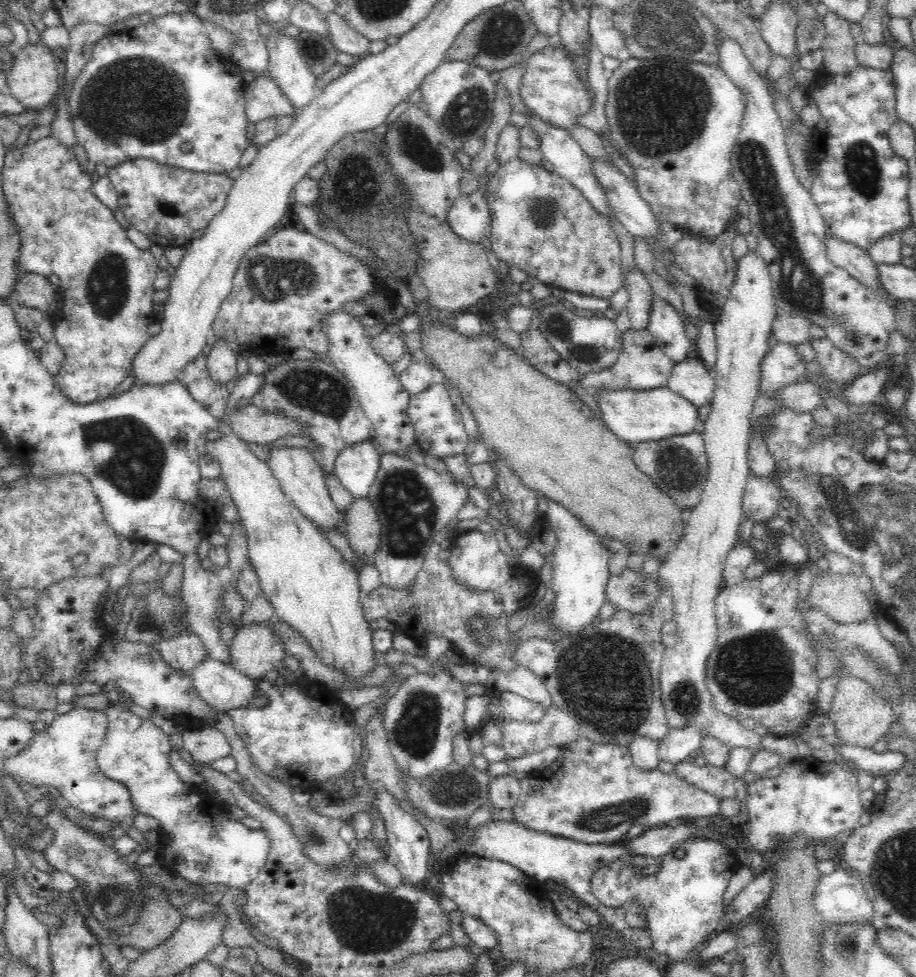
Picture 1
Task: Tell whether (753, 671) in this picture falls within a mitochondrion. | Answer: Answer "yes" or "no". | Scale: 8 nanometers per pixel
yes

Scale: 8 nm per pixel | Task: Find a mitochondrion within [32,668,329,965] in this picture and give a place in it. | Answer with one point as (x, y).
(114, 901)

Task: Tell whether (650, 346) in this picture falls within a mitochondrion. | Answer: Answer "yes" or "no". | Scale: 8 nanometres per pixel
no

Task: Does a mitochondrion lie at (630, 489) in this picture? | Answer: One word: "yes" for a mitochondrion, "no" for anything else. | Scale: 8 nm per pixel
no

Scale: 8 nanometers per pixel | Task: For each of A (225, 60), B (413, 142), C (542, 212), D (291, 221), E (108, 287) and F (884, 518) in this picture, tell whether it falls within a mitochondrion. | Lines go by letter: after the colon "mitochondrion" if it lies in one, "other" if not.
A: other
B: mitochondrion
C: mitochondrion
D: other
E: mitochondrion
F: mitochondrion

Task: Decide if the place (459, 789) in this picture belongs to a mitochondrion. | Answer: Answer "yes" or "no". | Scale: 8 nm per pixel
yes

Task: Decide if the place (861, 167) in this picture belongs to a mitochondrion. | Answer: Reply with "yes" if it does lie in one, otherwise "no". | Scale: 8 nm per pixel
yes

